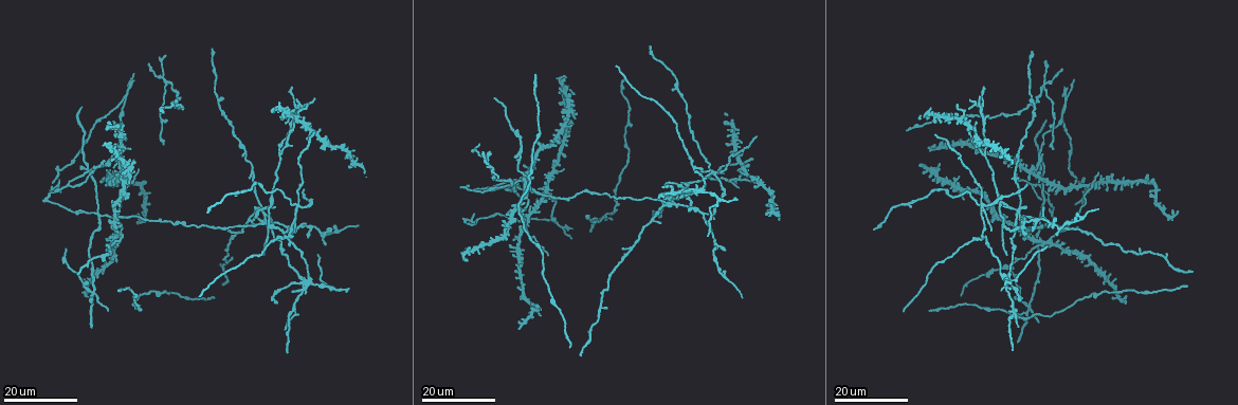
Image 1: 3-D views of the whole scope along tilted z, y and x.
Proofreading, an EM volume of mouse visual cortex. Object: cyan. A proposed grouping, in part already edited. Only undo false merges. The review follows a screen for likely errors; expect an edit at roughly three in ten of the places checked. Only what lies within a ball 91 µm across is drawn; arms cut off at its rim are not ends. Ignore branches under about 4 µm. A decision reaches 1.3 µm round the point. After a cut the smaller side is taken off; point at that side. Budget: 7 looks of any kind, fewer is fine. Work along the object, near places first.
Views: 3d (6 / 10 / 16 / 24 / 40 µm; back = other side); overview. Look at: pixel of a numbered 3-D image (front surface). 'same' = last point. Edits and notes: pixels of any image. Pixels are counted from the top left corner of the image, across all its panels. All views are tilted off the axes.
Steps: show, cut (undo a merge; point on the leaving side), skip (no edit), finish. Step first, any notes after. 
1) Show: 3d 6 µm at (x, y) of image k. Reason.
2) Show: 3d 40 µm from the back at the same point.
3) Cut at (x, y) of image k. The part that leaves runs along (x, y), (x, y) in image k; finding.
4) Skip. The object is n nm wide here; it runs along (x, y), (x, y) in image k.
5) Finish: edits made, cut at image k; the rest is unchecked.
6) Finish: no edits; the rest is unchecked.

Show: 3d 16 µm at (984, 206) of image 1. Looks like a crossing.

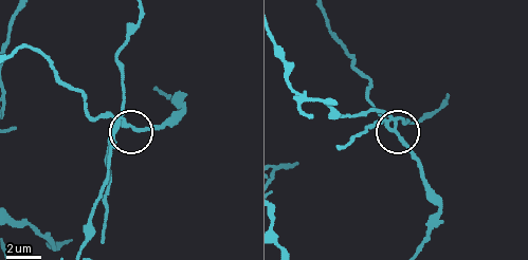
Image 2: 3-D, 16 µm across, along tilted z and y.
Show: 3d 6 µm at (123, 125) of image 2.

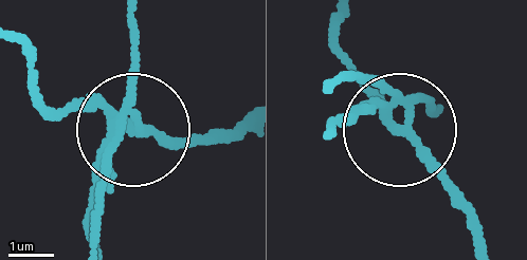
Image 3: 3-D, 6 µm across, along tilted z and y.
Cut at (58, 109) of image 3. 4 arms meet here; the part that leaves runs along (117, 114), (53, 107), (17, 41) in image 3; two neurons meet here.

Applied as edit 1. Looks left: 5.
Show: overview.

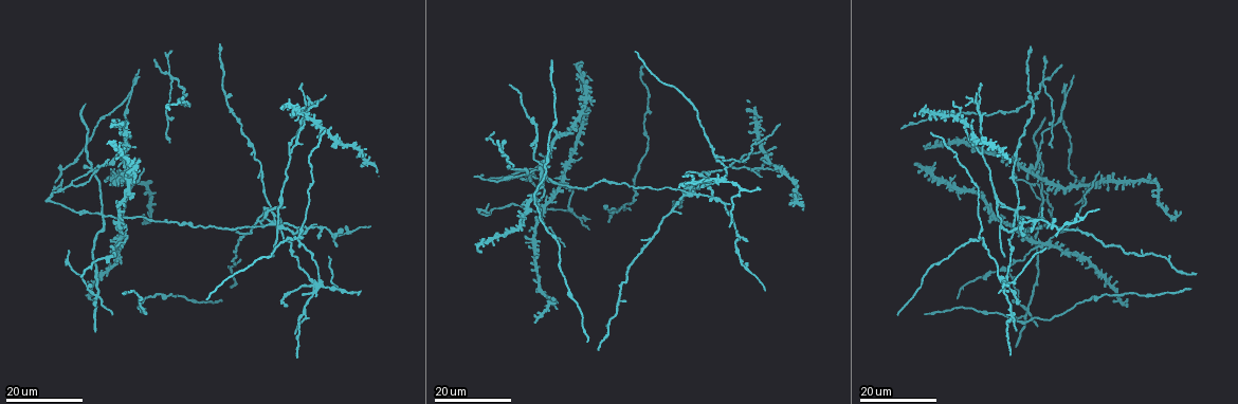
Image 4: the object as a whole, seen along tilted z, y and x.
Show: 3d 16 µm at (297, 237) of image 4. Looks like a crossing.

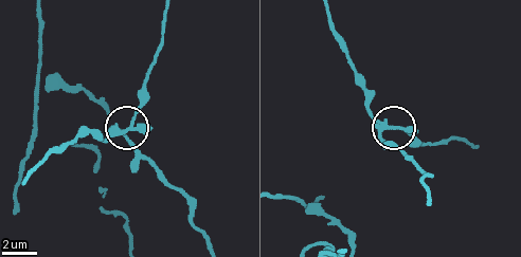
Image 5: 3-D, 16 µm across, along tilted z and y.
Show: 3d 10 µm at (125, 129) of image 5. Closer look.

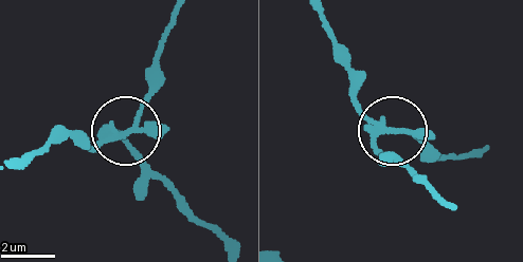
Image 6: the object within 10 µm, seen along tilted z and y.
Show: 3d 10 µm from the back at (126, 133) of image 6. Other side.

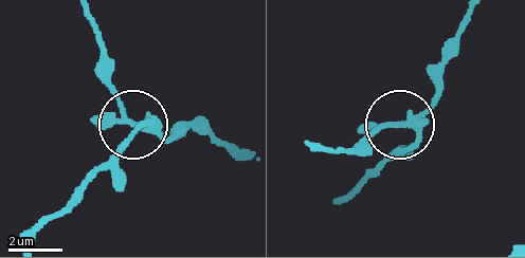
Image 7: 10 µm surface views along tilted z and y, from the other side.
Cut at (119, 148) of image 7. 4 arms meet here; two neurons meet here.

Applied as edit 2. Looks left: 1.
Finish: edits made, cut at image 3, cut at image 7; the rest is unchecked.

